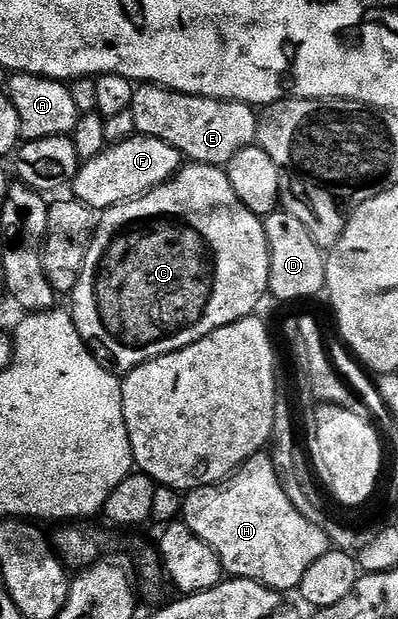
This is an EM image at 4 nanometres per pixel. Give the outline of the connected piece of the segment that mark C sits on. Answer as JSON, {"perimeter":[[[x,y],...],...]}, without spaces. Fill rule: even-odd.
{"perimeter":[[[186,163],[181,171],[161,184],[145,196],[137,200],[128,200],[126,204],[116,204],[113,208],[106,208],[100,213],[97,232],[87,252],[85,266],[81,271],[81,281],[77,283],[77,291],[72,293],[73,308],[71,315],[77,323],[79,334],[94,353],[105,351],[121,370],[138,368],[148,360],[159,358],[163,354],[171,354],[199,342],[207,334],[217,328],[227,326],[231,322],[241,320],[245,316],[254,315],[258,311],[257,303],[269,292],[269,275],[271,274],[271,258],[269,257],[269,239],[265,233],[262,217],[256,216],[235,194],[229,181],[228,171],[215,164]],[[93,300],[97,303],[97,312],[101,316],[93,316]]]}

